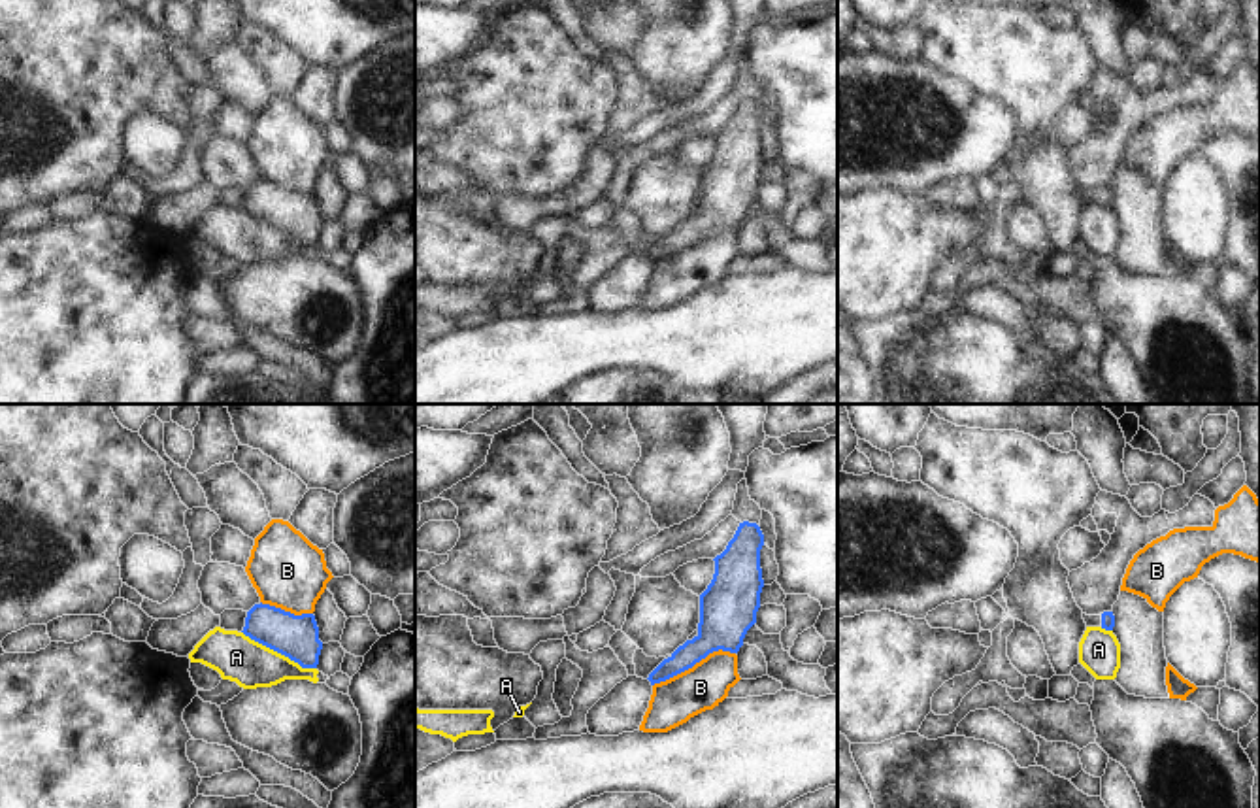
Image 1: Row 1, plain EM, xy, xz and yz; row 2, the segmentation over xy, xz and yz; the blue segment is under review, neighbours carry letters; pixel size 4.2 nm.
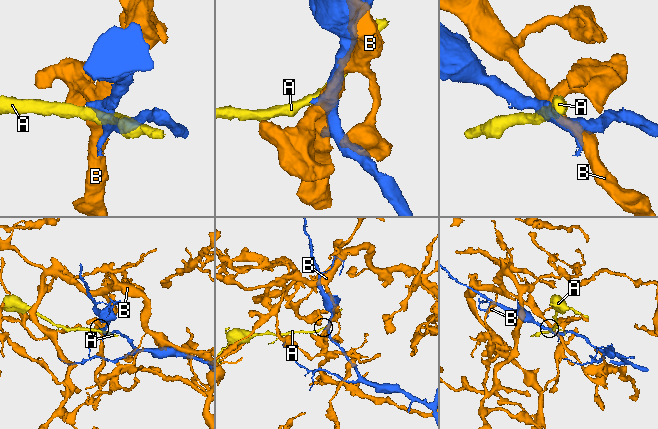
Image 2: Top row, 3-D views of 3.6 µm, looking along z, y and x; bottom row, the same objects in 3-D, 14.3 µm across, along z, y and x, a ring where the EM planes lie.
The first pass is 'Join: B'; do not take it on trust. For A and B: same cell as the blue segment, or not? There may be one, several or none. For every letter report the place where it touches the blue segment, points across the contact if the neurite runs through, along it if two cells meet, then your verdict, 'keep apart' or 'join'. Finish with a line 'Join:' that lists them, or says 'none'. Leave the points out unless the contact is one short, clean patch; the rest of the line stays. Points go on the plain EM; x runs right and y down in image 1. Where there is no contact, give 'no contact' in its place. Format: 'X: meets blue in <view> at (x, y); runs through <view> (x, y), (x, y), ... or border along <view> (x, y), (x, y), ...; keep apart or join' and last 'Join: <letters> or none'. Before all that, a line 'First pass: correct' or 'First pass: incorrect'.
First pass: incorrect
A: meets blue in xy at (280, 229); keep apart
B: meets blue in xz at (693, 242); keep apart
Join: none

